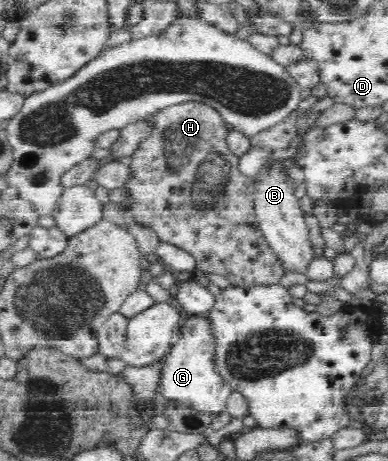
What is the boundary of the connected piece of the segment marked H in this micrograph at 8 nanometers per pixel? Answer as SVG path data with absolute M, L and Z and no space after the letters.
M186 102L176 104L164 108L162 111L156 112L149 116L146 120L147 125L151 127L151 132L147 134L147 138L141 140L141 144L137 146L137 150L126 161L127 169L129 169L129 178L123 184L123 194L127 197L126 203L120 208L120 216L125 222L133 223L139 227L151 229L160 243L171 244L176 246L187 256L195 260L196 269L204 272L205 275L217 274L227 279L231 285L229 288L241 288L242 290L251 290L251 288L271 288L280 284L281 278L287 274L287 266L280 261L279 255L271 249L267 239L259 230L255 215L252 209L252 179L245 178L237 171L238 162L237 156L233 156L233 152L228 148L227 135L228 132L224 128L224 120L219 113L206 104L199 104L195 102Z

